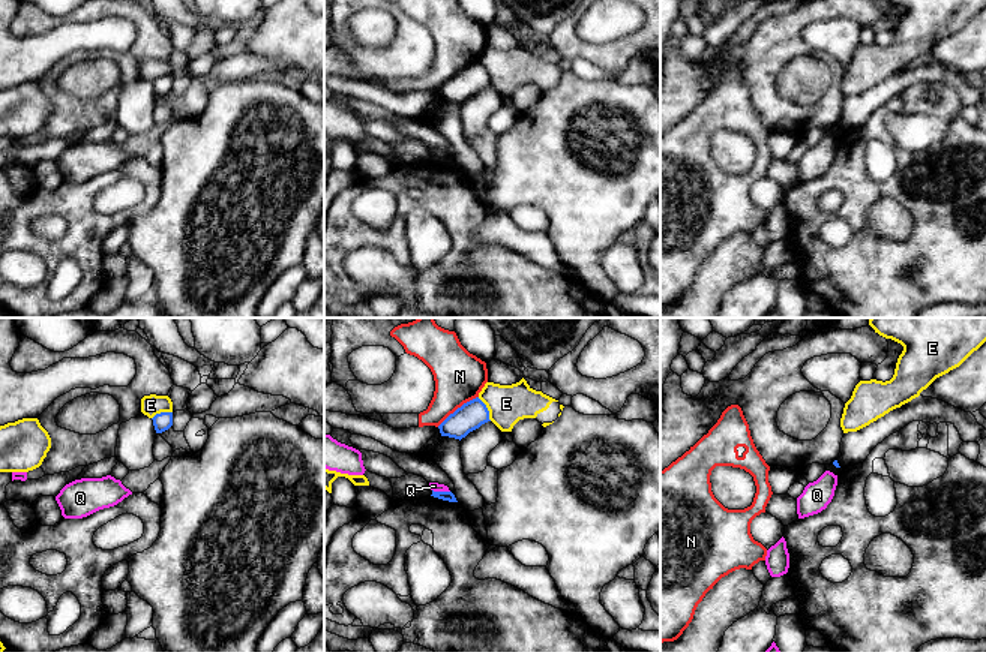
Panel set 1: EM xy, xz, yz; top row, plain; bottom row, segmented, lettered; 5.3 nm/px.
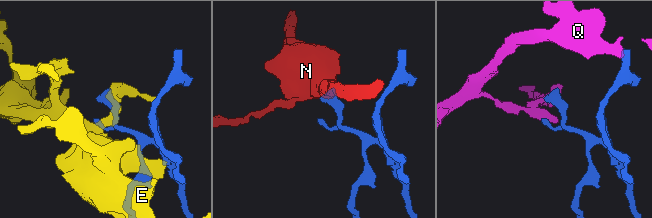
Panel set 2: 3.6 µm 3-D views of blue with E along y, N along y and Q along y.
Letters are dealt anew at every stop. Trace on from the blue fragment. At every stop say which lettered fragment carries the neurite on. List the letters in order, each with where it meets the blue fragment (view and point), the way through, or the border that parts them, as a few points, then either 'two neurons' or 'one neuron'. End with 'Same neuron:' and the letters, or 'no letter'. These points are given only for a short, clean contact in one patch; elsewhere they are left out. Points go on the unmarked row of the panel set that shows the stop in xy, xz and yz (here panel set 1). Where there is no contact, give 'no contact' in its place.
E: contact xz (486, 74); two neurons
N: contact xz (458, 72); border xz (477, 60), (464, 66), (437, 90); two neurons
Q: contact xz (441, 156); border xz (432, 153), (449, 156); two neurons
Same neuron: no letter

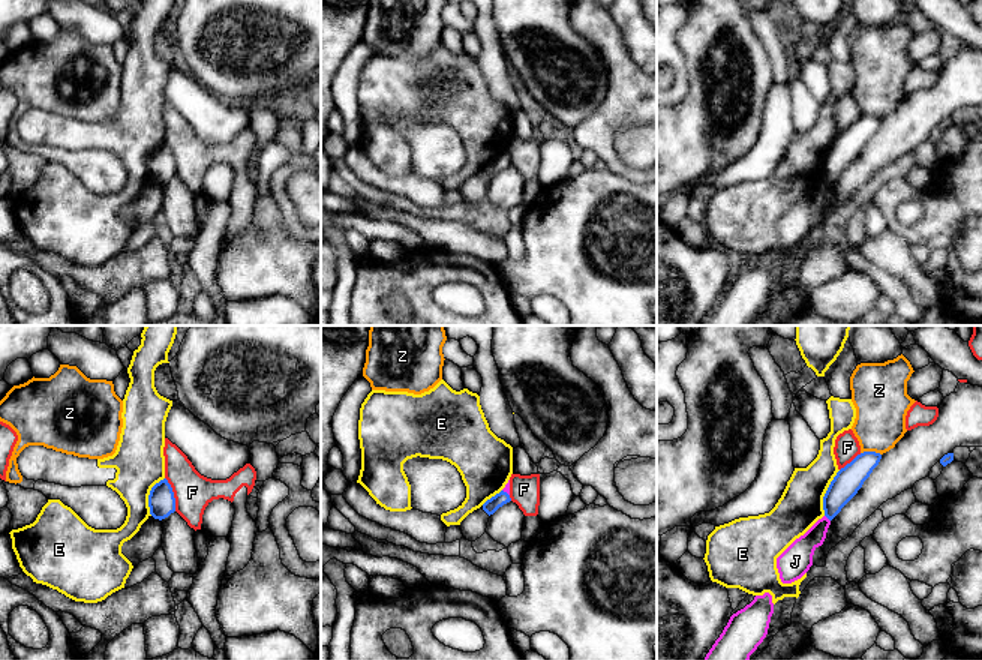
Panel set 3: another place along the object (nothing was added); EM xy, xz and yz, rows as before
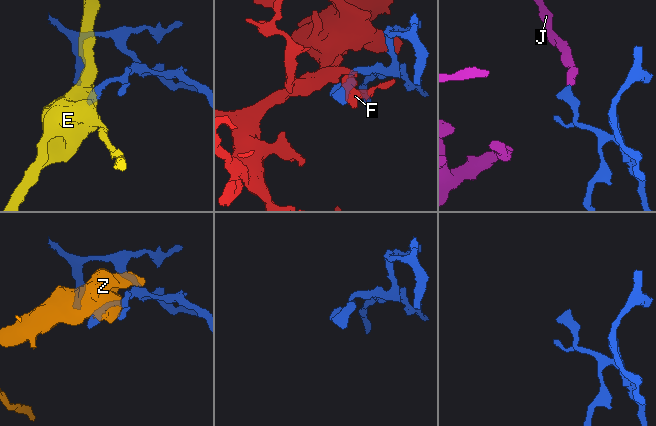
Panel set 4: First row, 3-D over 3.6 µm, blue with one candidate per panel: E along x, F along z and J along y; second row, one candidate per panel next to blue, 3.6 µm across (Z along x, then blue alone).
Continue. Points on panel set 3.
E: contact yz (826, 156); border yz (840, 134), (823, 161), (823, 179); two neurons
F: contact xy (173, 158); two neurons
J: contact yz (826, 180); border yz (825, 179), (829, 185); two neurons
Z: contact yz (871, 116); two neurons
Same neuron: no letter

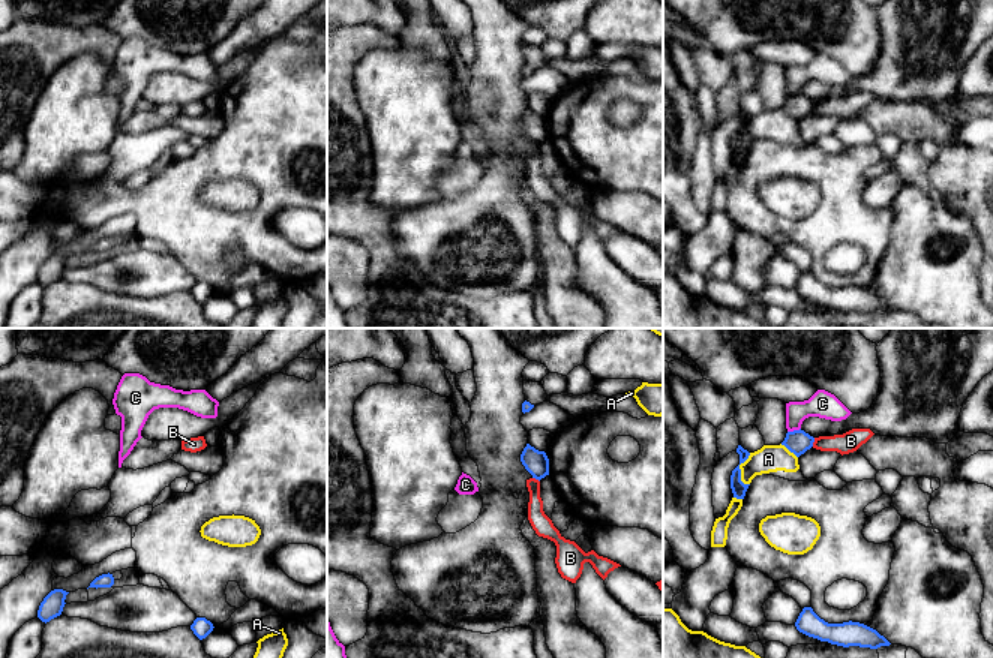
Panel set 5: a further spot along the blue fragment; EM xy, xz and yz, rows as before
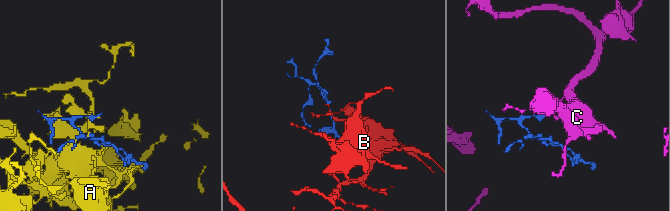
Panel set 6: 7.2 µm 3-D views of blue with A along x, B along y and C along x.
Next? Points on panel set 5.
A: contact yz (740, 134); two neurons
B: contact yz (813, 105); border yz (815, 102), (812, 110); two neurons
C: contact yz (794, 95); border yz (800, 92), (788, 96); two neurons
Same neuron: no letter

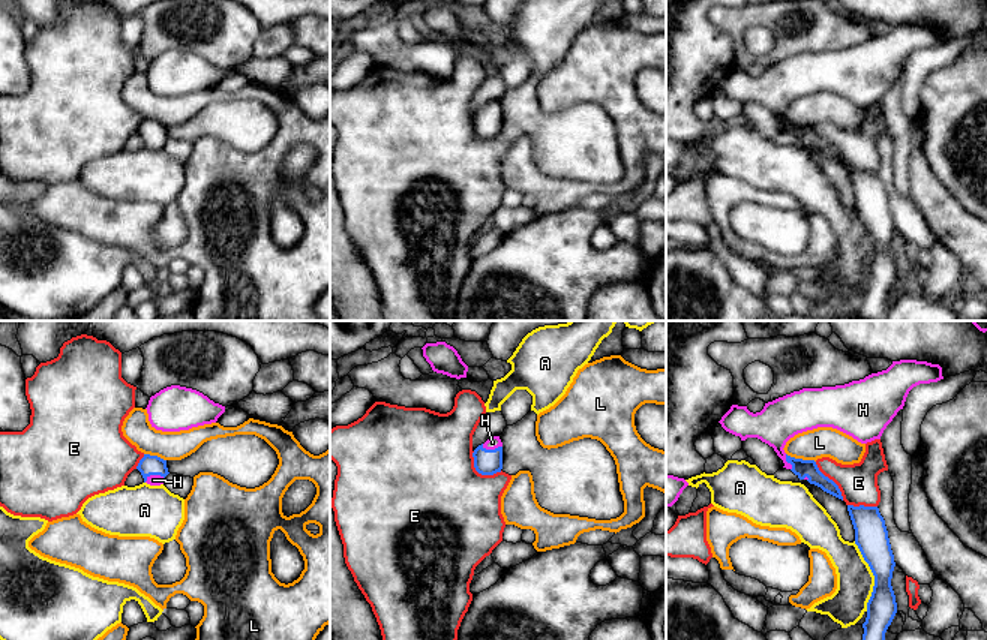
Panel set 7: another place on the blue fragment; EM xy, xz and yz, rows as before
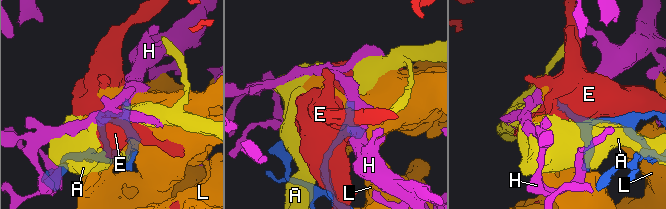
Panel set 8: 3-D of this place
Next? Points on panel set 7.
A: contact yz (873, 239); two neurons
E: contact xz (480, 137); two neurons
H: contact xy (153, 138); way xy (149, 129), (153, 138), (153, 144); one neuron
L: contact yz (801, 123); two neurons
Same neuron: H

